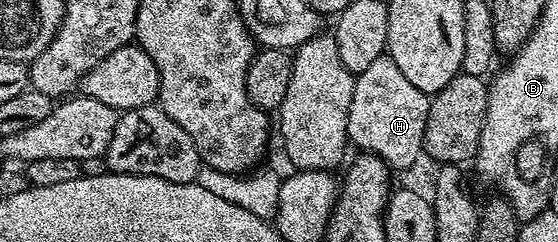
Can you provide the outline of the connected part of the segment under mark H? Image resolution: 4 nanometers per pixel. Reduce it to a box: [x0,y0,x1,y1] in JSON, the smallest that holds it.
[348,56,430,172]

